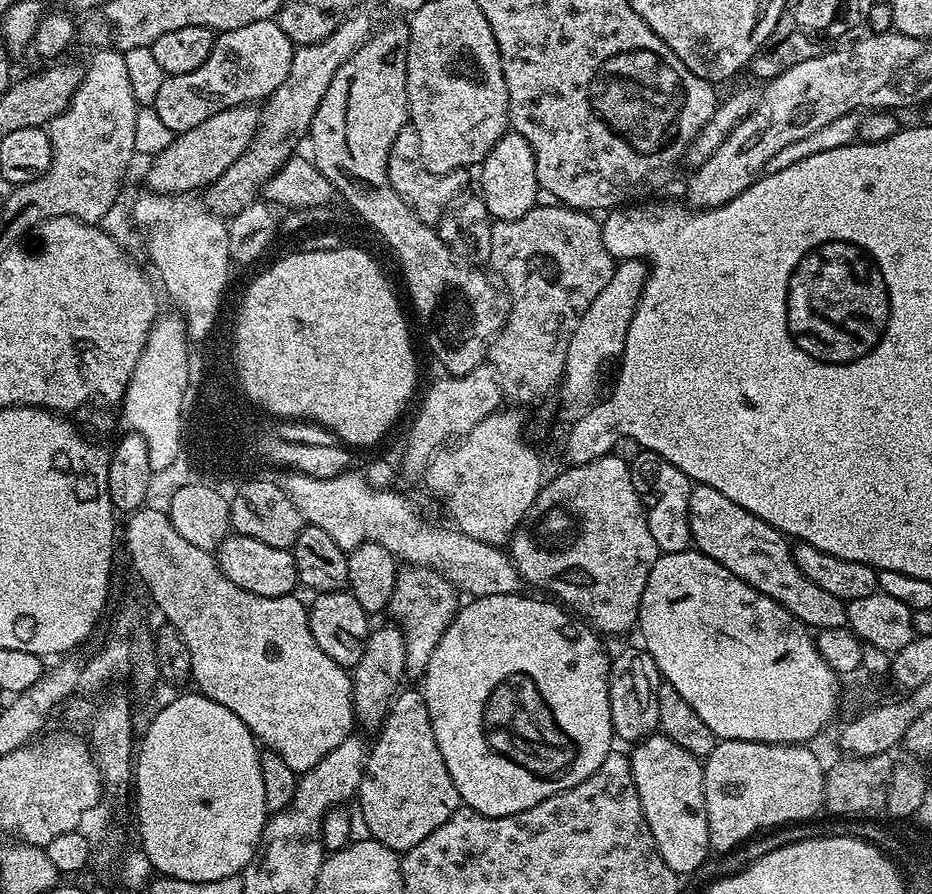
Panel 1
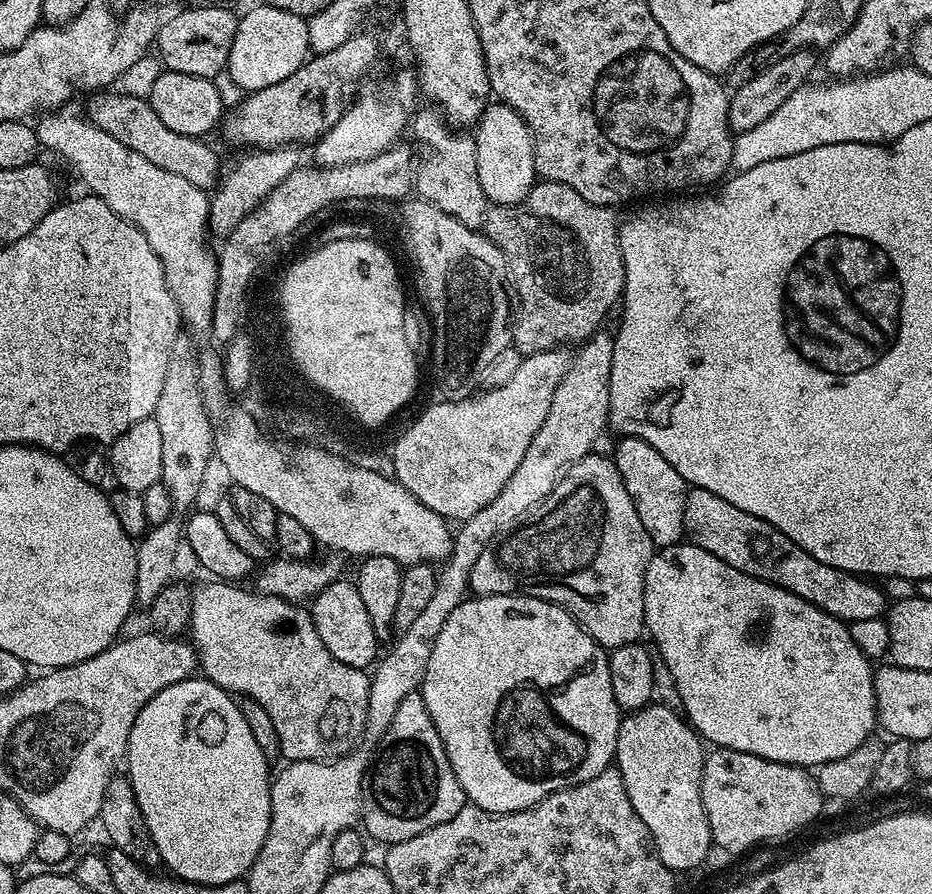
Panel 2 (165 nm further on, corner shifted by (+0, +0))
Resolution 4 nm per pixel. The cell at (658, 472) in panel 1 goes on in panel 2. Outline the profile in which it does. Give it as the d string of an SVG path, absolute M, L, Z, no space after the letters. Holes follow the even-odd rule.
M625 436L617 441L614 463L626 486L626 494L630 494L634 502L634 510L638 510L638 518L642 518L642 526L646 526L646 534L650 534L657 549L681 543L685 539L684 507L690 491L689 481L684 480L647 440Z

